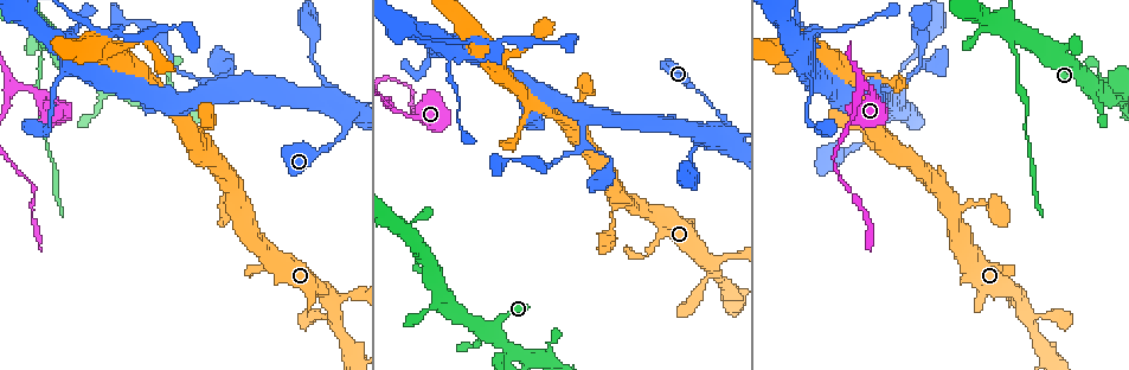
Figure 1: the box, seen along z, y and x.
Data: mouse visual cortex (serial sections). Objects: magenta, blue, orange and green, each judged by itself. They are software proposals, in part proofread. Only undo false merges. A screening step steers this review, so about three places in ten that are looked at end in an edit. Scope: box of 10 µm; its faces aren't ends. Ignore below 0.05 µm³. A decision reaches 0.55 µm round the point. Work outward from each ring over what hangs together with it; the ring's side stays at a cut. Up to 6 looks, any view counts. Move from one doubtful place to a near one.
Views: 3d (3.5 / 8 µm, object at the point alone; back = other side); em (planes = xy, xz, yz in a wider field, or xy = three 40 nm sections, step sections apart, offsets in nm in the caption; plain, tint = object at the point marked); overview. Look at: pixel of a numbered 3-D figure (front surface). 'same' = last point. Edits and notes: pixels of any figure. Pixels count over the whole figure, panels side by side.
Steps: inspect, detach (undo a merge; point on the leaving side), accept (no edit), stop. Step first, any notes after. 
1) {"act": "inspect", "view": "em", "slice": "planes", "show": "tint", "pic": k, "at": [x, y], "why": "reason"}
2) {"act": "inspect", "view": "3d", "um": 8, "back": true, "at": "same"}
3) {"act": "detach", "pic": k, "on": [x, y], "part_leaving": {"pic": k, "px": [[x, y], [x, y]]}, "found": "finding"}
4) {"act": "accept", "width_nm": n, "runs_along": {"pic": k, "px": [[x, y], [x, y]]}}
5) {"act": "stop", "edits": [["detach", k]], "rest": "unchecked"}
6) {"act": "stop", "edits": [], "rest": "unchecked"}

{"act": "inspect", "view": "em", "slice": "xy", "step": 3, "show": "tint", "pic": 1, "at": [867, 90], "why": "thin neck"}

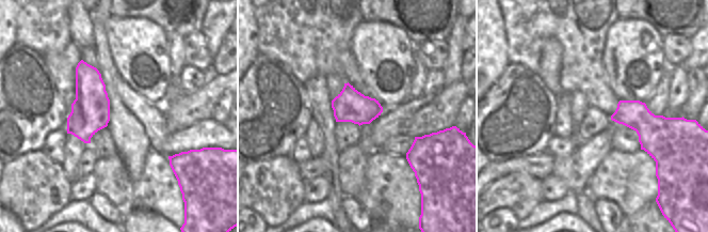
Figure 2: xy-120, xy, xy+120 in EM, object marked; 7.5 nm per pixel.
{"act": "inspect", "view": "3d", "um": 3.5, "at": "same"}

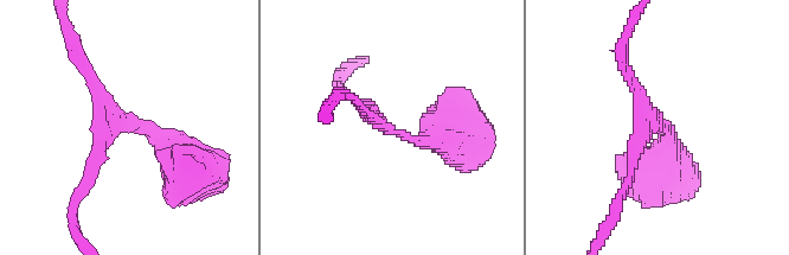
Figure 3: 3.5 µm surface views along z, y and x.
{"act": "accept", "arms": 3, "arm_widths_nm": [100, 150, 350], "runs_along": {"pic": 3, "px": [[448, 135], [408, 139], [350, 96]]}, "found": "continuous, no second cell"}

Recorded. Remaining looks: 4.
{"act": "inspect", "view": "3d", "um": 8, "pic": 1, "at": [42, 76], "why": "thin neck"}

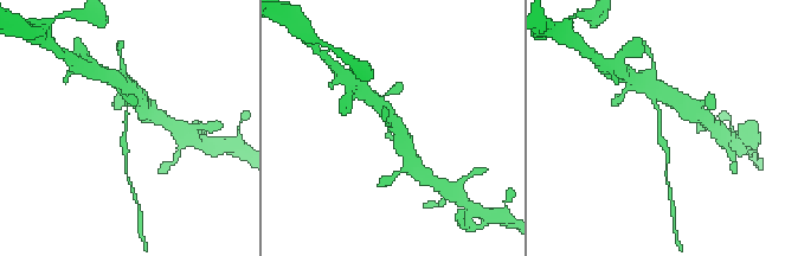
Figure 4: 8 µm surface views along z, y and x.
{"act": "inspect", "view": "3d", "um": 3.5, "back": true, "at": "same"}

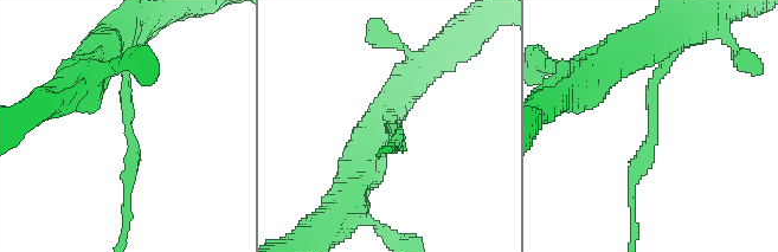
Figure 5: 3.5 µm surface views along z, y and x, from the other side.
{"act": "detach", "pic": 5, "on": [133, 166], "part_leaving": {"pic": 5, "px": [[130, 135], [134, 157], [123, 240]]}, "found": "two cells meet here"}

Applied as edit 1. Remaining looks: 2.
{"act": "inspect", "view": "3d", "um": 3.5, "pic": 1, "at": [864, 144], "why": "narrows sharply"}

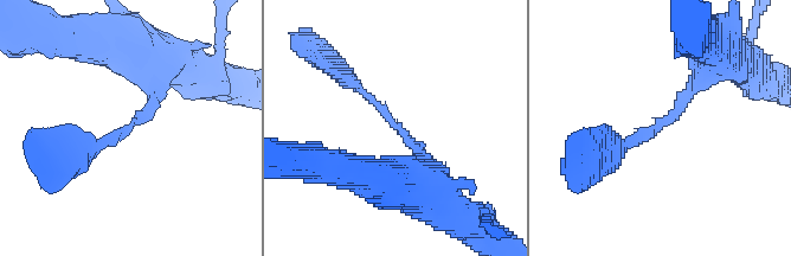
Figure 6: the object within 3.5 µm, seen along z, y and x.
{"act": "inspect", "view": "em", "slice": "xy", "step": 3, "show": "tint", "pic": 6, "at": [663, 126], "arm_widths_nm": [150, 200], "why": "now the EM"}

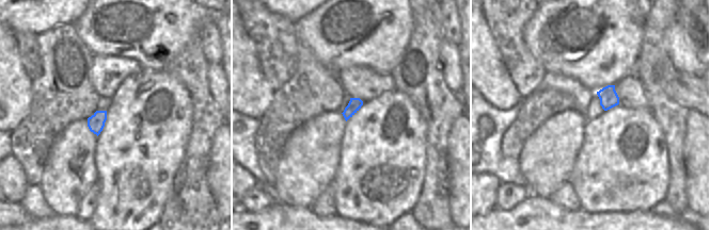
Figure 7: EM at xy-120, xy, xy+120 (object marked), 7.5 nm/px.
{"act": "accept", "runs_along": {"pic": 6, "px": [[611, 154], [668, 122], [708, 68]]}, "found": "continuous, no second cell"}

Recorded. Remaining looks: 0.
{"act": "stop", "edits": [["detach", 5]], "rest": "unchecked"}

